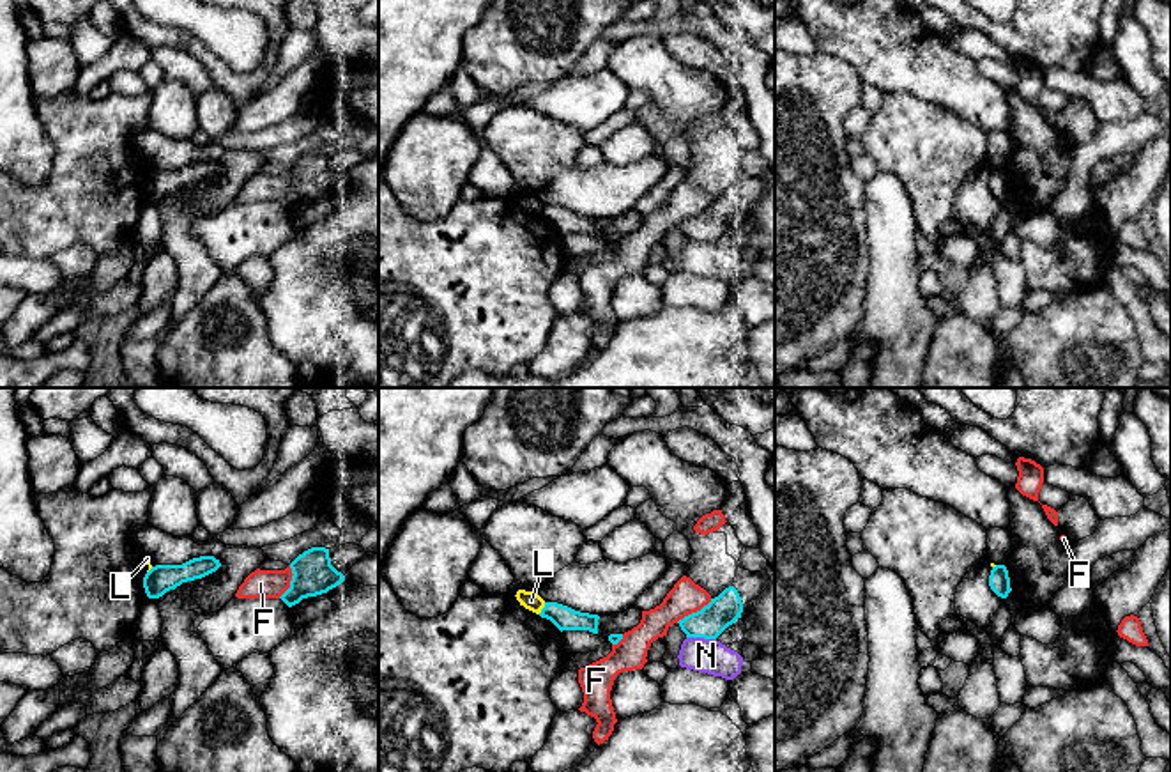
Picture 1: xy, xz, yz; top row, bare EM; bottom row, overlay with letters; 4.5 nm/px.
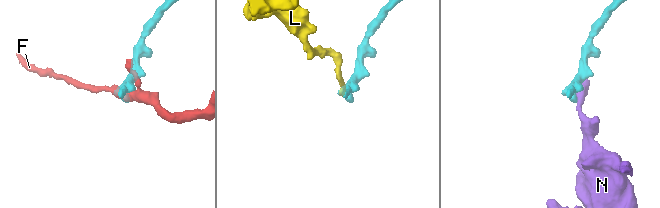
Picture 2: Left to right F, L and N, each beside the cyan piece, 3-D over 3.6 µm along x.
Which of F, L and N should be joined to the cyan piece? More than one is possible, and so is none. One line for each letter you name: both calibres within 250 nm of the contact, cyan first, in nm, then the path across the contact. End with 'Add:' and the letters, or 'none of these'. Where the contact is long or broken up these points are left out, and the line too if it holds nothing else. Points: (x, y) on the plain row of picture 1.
Add: none of these

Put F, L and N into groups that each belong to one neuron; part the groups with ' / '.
F / L / N

